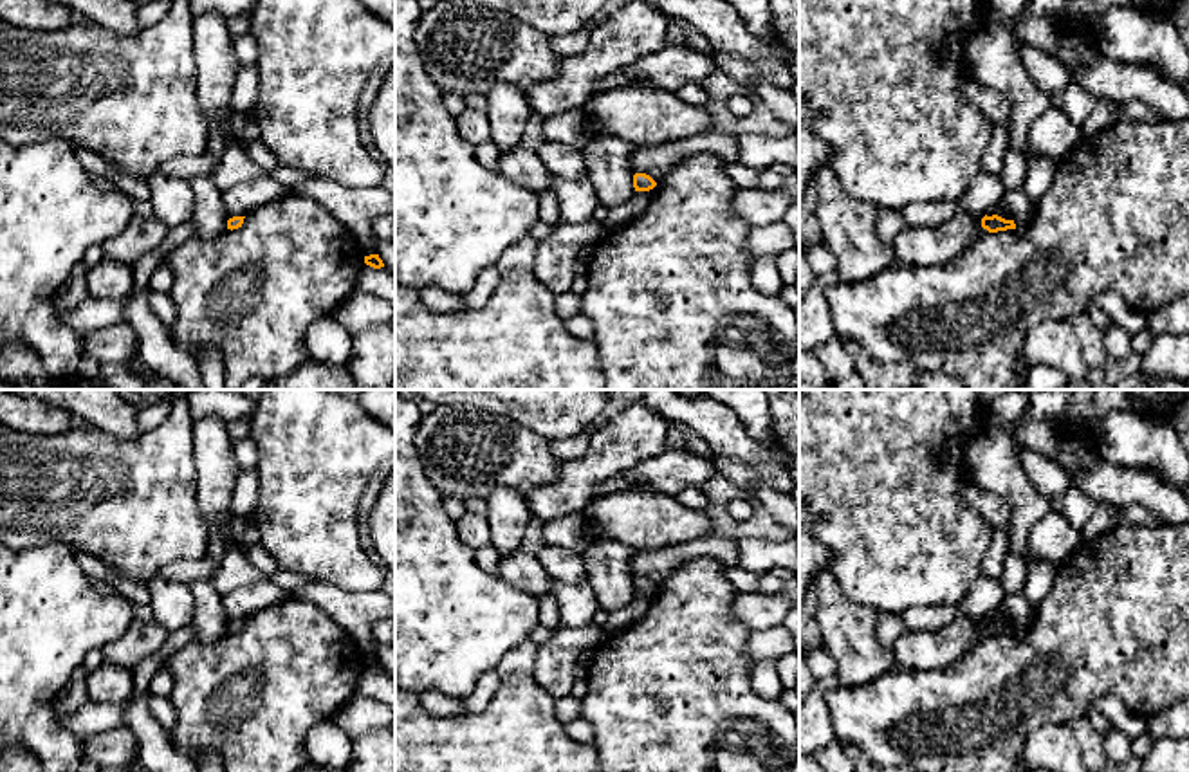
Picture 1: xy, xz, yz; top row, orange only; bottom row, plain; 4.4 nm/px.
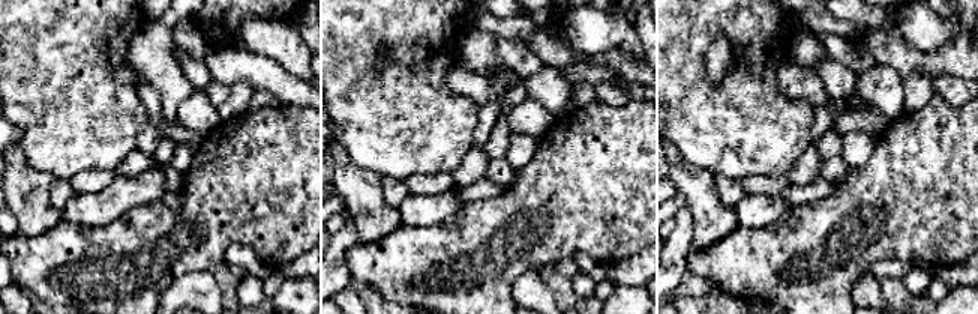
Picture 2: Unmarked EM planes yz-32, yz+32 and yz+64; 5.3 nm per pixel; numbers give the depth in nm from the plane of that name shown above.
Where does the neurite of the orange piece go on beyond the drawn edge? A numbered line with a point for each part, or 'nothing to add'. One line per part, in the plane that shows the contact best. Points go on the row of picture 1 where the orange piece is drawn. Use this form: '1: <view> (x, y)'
nothing to add

